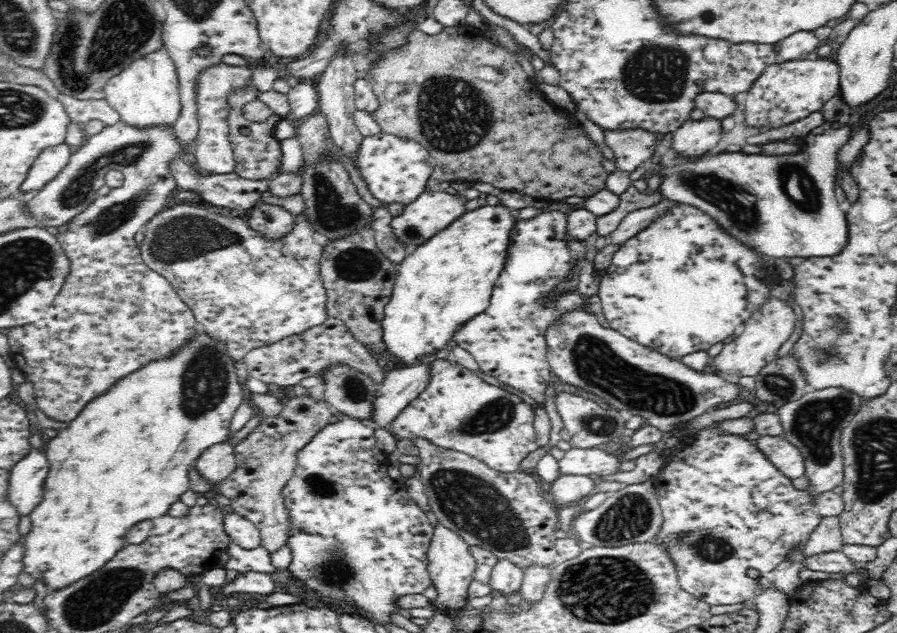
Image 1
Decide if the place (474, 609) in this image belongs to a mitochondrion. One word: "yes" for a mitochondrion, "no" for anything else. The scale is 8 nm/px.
no

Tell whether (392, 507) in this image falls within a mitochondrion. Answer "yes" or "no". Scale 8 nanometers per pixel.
no

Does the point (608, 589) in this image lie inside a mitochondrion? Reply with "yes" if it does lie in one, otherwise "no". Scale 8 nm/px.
yes

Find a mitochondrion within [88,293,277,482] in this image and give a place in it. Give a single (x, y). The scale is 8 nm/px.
(203, 384)

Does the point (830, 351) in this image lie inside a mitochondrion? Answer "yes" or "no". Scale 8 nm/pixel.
yes

